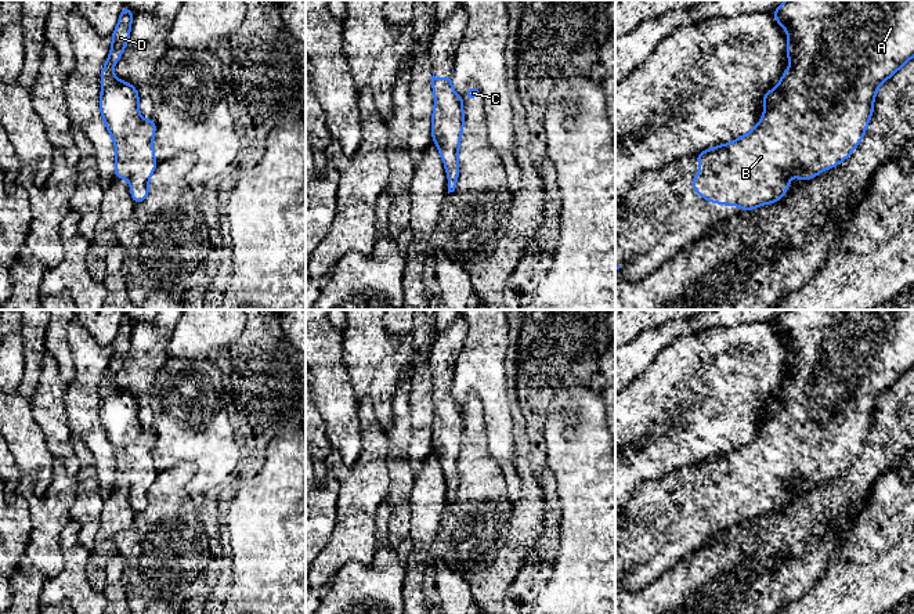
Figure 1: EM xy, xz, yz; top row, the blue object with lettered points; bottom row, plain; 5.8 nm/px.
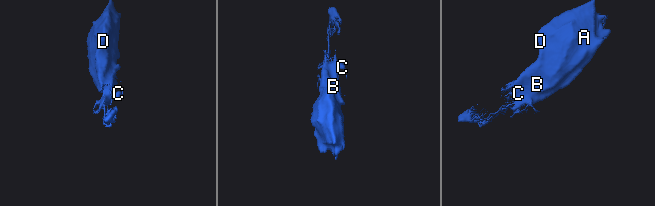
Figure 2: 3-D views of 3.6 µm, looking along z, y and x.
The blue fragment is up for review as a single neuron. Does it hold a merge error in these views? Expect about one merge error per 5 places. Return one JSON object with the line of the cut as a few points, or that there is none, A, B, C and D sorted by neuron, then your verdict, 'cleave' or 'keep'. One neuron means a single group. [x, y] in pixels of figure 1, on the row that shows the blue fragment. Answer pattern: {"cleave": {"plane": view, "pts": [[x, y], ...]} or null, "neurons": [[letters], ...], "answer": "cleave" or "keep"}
{"cleave": null, "neurons": [["A", "B", "C", "D"]], "answer": "keep"}

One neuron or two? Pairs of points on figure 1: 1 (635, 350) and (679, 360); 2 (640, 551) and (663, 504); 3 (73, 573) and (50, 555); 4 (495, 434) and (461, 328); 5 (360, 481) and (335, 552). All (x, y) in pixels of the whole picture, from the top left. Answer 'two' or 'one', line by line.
1: two
2: one
3: two
4: two
5: one

